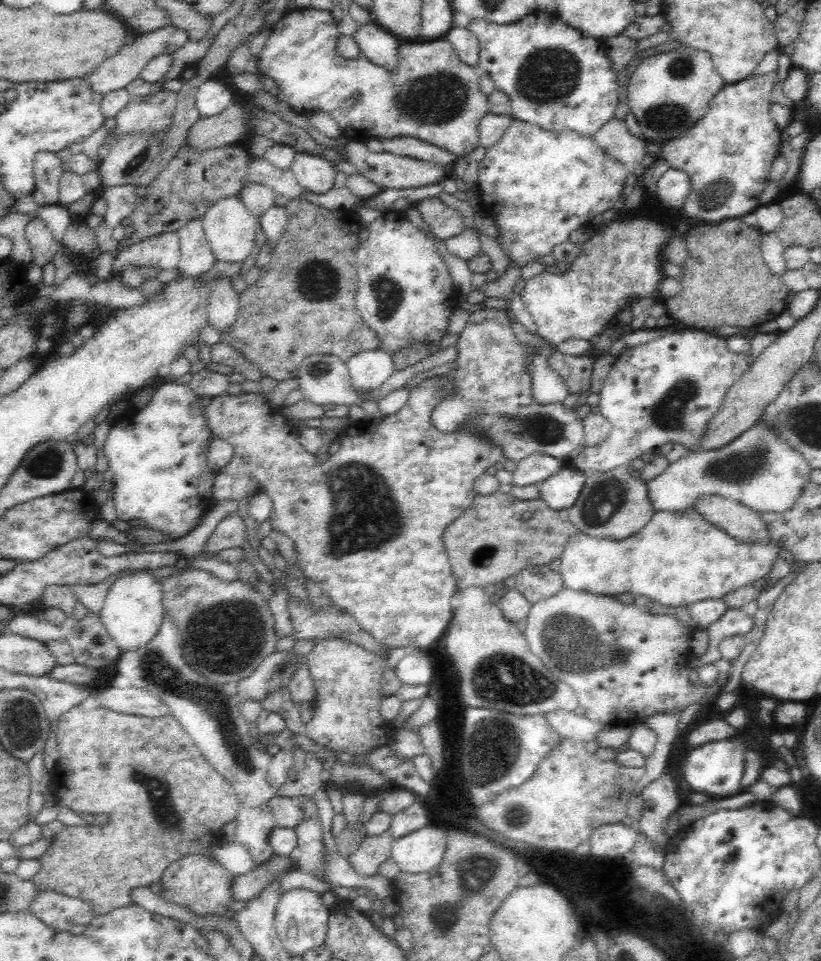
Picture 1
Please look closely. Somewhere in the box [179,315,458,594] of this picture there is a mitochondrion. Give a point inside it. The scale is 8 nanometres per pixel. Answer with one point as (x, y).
(366, 516)

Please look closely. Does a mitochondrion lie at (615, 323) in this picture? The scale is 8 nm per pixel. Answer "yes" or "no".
no

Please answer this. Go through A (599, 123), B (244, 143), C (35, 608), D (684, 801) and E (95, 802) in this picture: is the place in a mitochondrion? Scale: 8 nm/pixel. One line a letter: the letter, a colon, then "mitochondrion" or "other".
A: other
B: other
C: other
D: other
E: other

